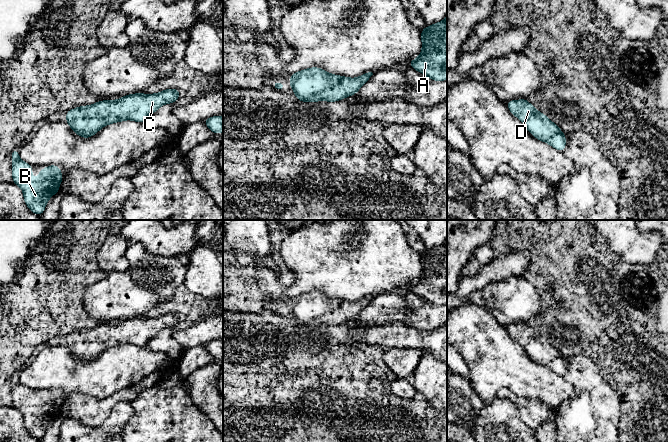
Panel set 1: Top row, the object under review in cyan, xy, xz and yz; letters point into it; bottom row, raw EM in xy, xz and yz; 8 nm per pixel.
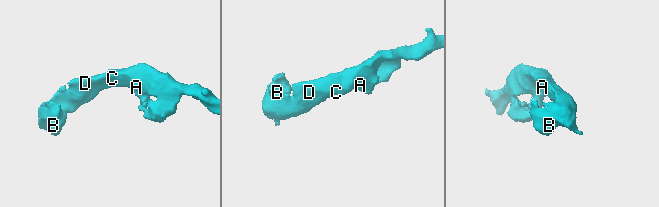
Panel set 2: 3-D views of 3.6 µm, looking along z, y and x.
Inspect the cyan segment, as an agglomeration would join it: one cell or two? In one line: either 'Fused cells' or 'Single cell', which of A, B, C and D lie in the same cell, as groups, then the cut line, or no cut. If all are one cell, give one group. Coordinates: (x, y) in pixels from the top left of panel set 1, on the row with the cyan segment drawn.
Single cell. Groups: A B C D. No split

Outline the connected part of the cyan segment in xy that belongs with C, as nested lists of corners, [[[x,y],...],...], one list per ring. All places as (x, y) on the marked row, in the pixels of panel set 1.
[[[176,88],[155,94],[135,93],[118,100],[102,100],[92,105],[79,106],[66,113],[66,122],[82,138],[90,138],[106,125],[133,120],[145,121],[162,105],[175,103],[180,96]]]

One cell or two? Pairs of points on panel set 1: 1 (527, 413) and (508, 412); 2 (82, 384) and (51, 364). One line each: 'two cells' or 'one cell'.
1: two cells
2: one cell

